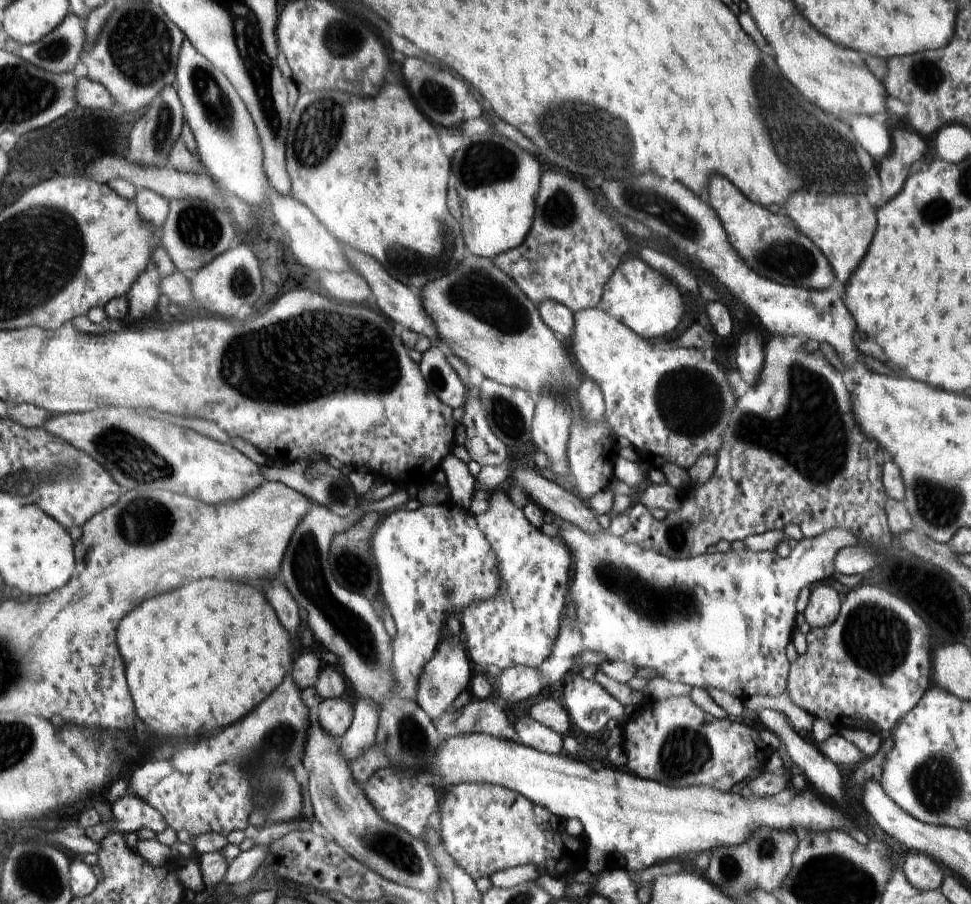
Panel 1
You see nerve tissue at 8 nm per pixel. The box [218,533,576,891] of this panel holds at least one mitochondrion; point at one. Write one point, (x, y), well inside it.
(391, 848)

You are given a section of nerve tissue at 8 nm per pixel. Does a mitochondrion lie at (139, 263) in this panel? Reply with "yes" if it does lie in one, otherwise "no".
no

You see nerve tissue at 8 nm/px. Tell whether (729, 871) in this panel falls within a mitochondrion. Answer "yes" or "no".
yes

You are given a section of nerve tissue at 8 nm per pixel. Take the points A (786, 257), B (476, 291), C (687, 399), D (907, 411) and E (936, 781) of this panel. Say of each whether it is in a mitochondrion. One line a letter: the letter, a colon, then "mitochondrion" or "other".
A: mitochondrion
B: mitochondrion
C: mitochondrion
D: other
E: mitochondrion

